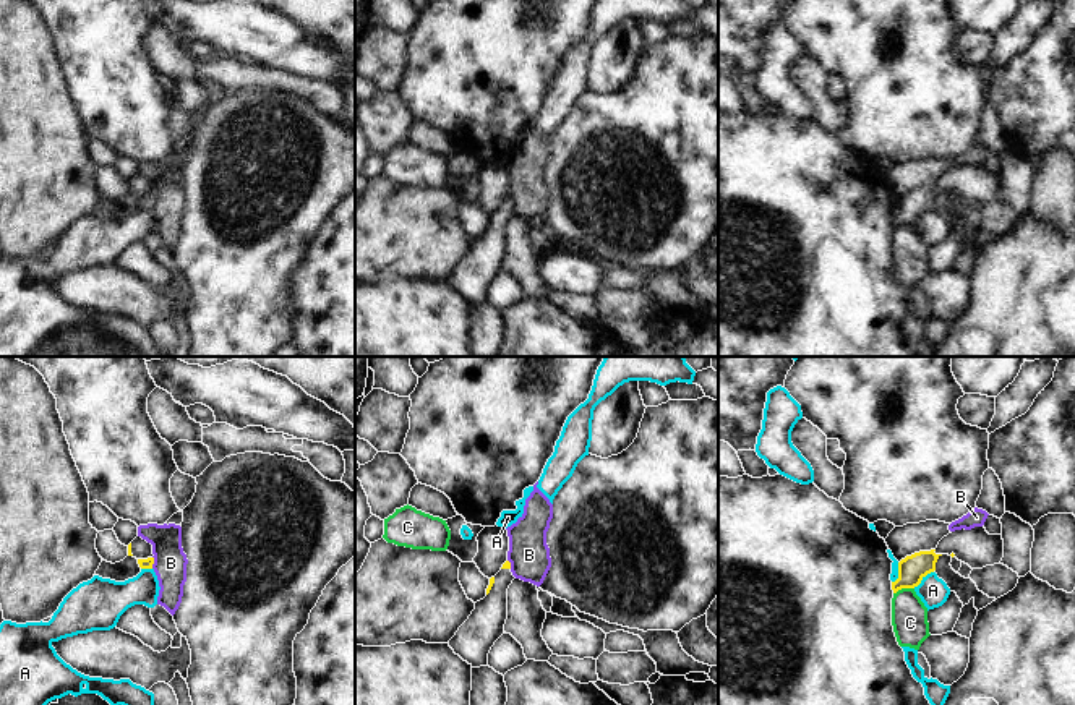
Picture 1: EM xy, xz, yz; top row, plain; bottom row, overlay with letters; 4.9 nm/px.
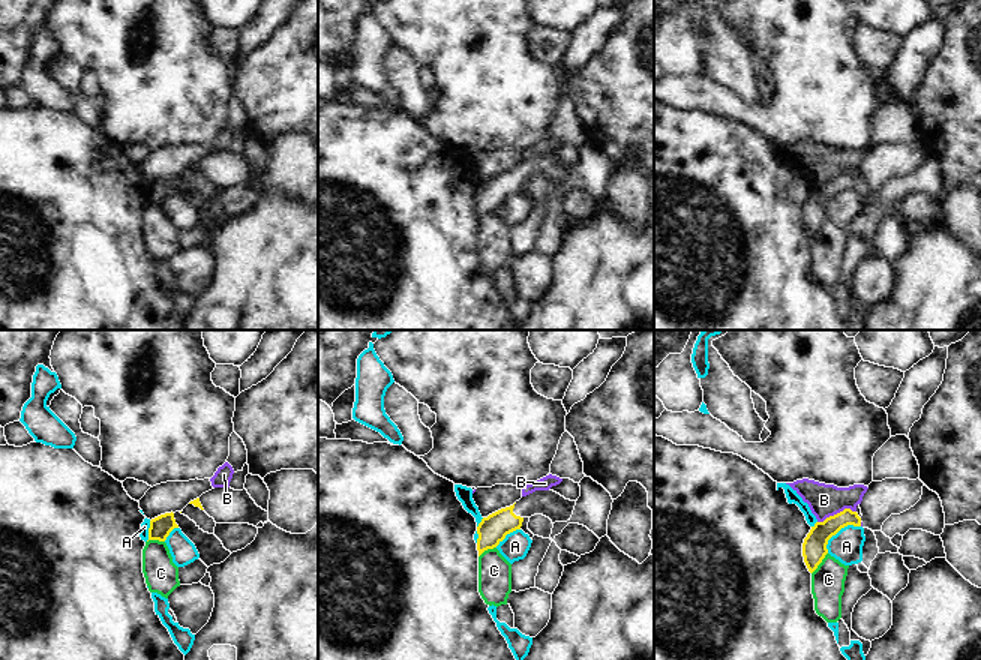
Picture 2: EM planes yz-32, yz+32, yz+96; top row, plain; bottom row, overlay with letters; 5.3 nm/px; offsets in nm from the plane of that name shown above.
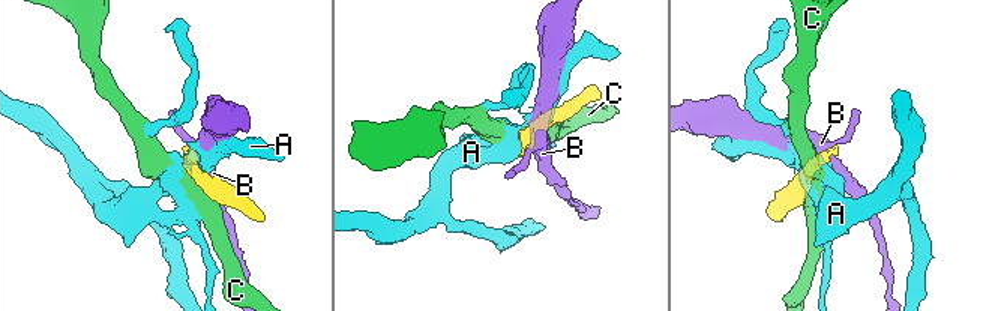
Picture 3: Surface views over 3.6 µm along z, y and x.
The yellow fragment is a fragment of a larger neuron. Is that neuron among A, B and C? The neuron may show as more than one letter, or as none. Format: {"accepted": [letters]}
{"accepted": []}

